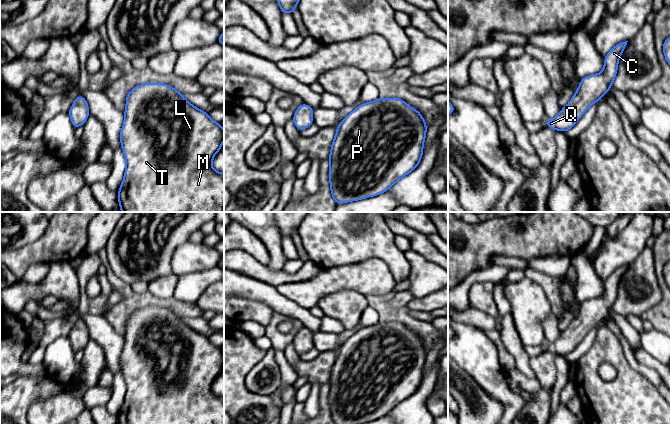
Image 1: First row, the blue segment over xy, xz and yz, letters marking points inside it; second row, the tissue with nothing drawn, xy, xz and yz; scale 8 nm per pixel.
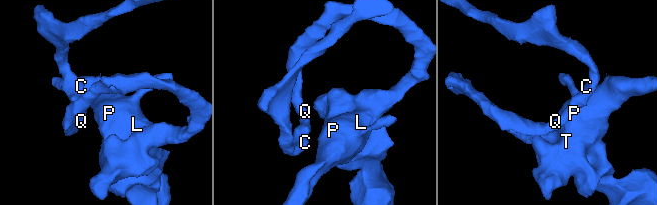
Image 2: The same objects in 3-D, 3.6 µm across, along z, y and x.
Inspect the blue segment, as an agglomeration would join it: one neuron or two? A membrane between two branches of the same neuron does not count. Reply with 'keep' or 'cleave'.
keep

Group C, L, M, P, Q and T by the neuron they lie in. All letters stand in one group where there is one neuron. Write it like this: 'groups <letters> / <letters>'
groups C L M P Q T

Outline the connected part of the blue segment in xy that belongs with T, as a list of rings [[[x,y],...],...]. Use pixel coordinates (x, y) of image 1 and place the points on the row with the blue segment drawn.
[[[144,83],[133,88],[126,97],[124,115],[120,143],[126,169],[118,190],[122,212],[224,212],[224,173],[212,167],[215,154],[223,147],[224,130],[219,123],[163,83]]]

